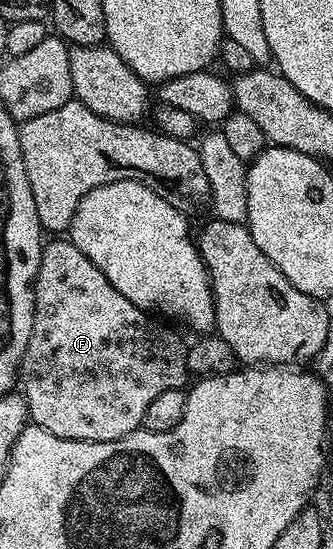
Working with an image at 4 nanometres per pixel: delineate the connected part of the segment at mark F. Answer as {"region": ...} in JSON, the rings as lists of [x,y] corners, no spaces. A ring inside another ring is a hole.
{"region":[[[53,239],[50,241],[53,242],[50,245],[48,242],[42,248],[39,271],[37,272],[37,278],[33,281],[31,339],[27,343],[24,355],[21,356],[19,370],[19,389],[29,407],[29,420],[39,428],[51,431],[51,435],[71,439],[72,441],[114,441],[115,439],[123,439],[135,432],[136,429],[144,426],[147,407],[151,407],[151,403],[157,396],[163,395],[163,391],[186,388],[185,380],[190,380],[191,377],[187,367],[186,342],[181,342],[181,337],[175,330],[161,330],[155,322],[149,321],[150,314],[146,310],[135,307],[135,303],[131,303],[131,299],[123,299],[123,295],[119,295],[119,291],[115,291],[115,287],[111,287],[107,275],[103,275],[103,271],[99,271],[99,267],[95,267],[95,263],[91,263],[91,259],[87,259],[87,255],[83,255],[83,251],[79,251],[79,247],[75,247],[72,241],[68,239]]]}

